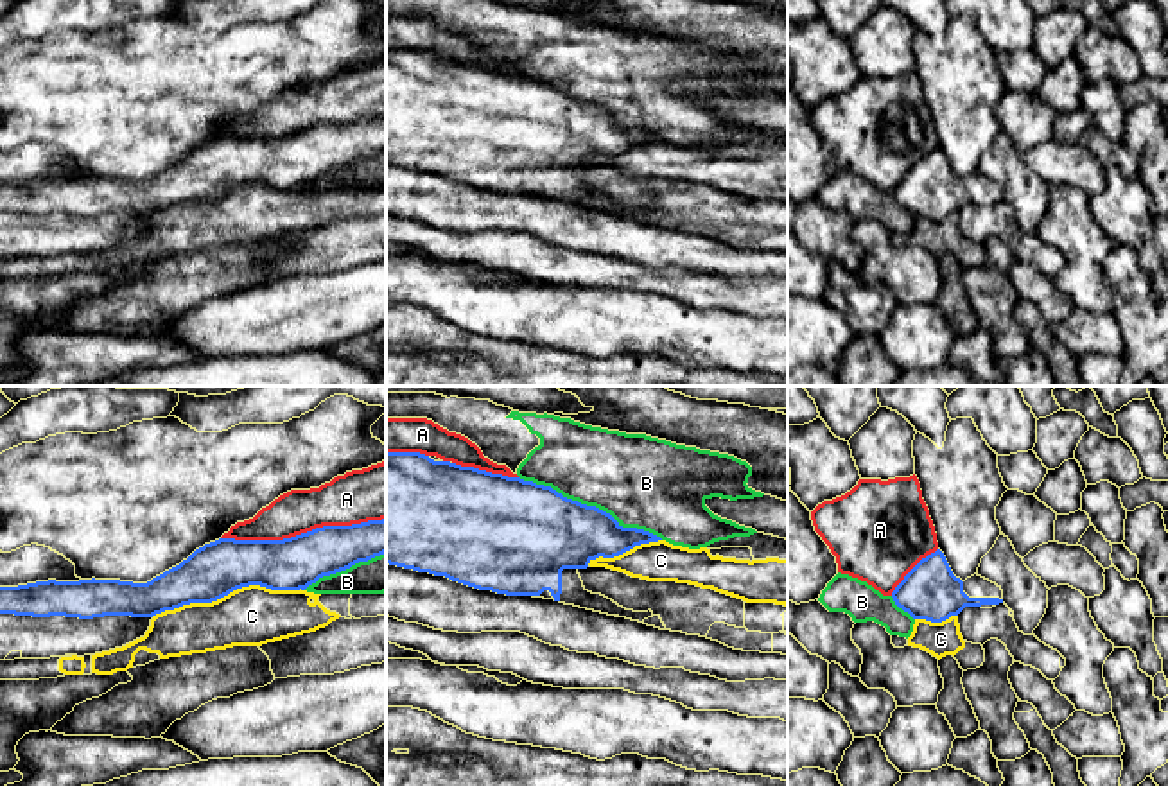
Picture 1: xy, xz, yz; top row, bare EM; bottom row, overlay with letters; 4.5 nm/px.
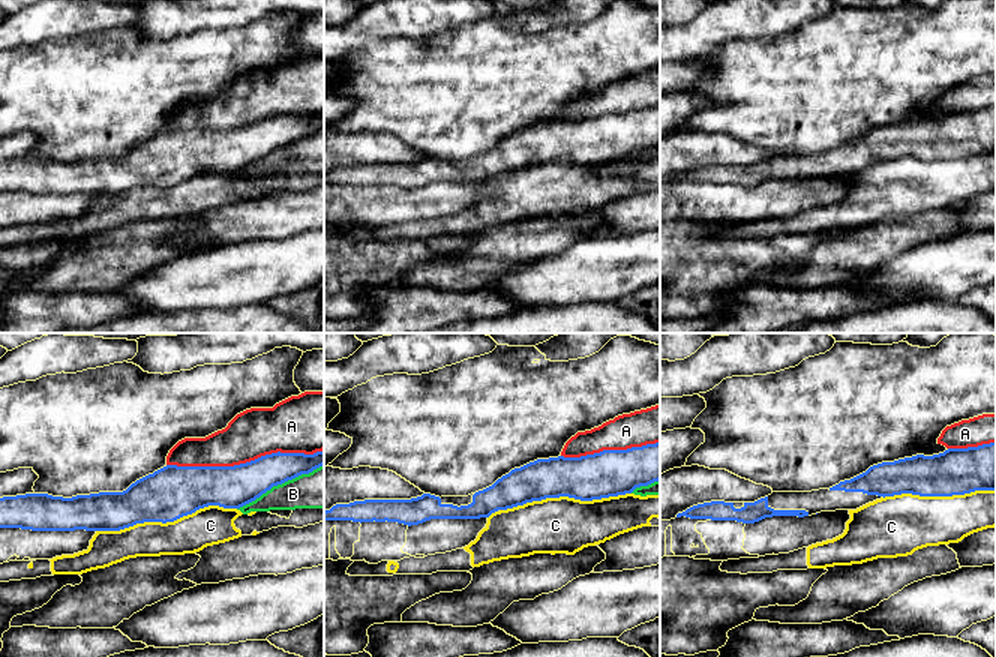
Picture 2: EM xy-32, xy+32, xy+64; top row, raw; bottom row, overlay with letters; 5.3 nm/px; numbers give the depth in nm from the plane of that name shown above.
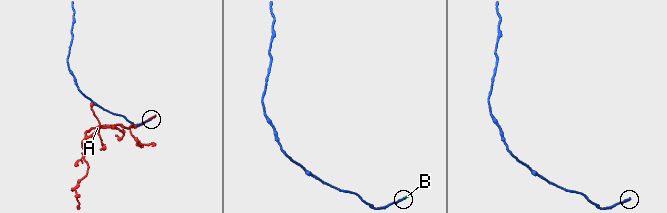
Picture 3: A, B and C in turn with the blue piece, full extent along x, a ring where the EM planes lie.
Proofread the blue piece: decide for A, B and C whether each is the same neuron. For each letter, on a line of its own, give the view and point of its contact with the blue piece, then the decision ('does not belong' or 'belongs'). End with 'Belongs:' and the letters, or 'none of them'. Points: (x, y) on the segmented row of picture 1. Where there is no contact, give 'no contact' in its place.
A: xy (302, 533) | does not belong
B: xz (591, 506) | does not belong
C: xy (226, 594) | does not belong
Belongs: none of them

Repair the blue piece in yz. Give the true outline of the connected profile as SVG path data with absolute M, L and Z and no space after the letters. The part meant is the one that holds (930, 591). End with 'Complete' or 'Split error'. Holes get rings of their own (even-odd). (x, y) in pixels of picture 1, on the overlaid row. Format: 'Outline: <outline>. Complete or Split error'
Outline: M937 549L904 576L892 598L913 619L942 623L965 607L992 608L1003 603L1003 590L978 574L962 581Z. Split error

